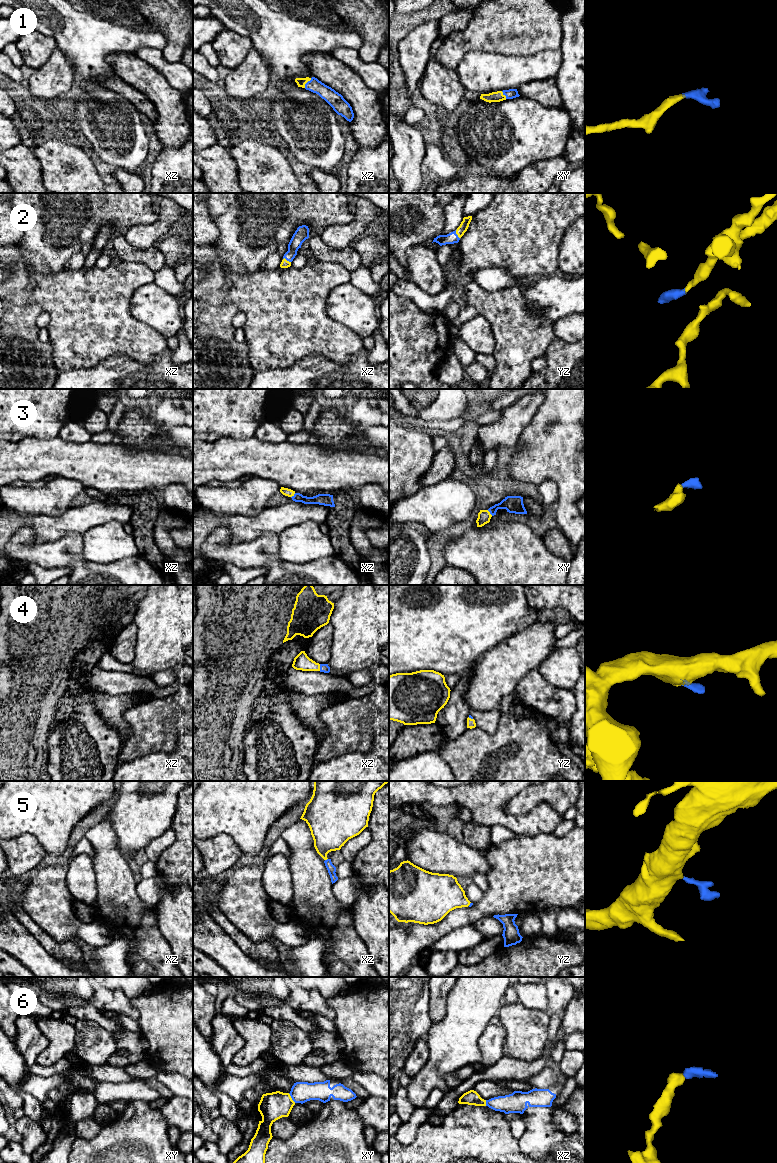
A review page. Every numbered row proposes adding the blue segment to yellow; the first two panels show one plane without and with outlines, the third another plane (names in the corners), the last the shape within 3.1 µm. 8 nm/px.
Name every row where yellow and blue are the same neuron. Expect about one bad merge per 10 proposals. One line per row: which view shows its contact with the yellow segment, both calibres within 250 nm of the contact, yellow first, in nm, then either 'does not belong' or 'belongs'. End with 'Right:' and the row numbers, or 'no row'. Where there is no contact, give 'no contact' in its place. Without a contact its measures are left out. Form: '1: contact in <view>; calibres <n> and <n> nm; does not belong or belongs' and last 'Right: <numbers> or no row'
1: contact in xz; calibres 70 and 120 nm; belongs
2: contact in yz; calibres 70 and 90 nm; belongs
3: contact in xy; calibres 110 and 140 nm; belongs
4: contact in xz; calibres 130 and 70 nm; belongs
5: contact in xz; calibres 320 and 70 nm; belongs
6: contact in xy; calibres 220 and 170 nm; does not belong
Right: 1, 2, 3, 4, 5

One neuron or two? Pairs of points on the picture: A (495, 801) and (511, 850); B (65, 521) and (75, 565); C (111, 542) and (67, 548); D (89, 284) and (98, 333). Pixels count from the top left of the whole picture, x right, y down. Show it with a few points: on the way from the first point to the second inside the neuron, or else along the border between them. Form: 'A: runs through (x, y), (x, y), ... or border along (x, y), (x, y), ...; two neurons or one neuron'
A: border along (515, 833), (523, 835), (539, 834); two neurons
B: border along (82, 533), (66, 533), (57, 539), (46, 542); two neurons
C: border along (82, 534), (81, 556), (97, 564); two neurons
D: runs through (89, 296), (90, 321); one neuron

